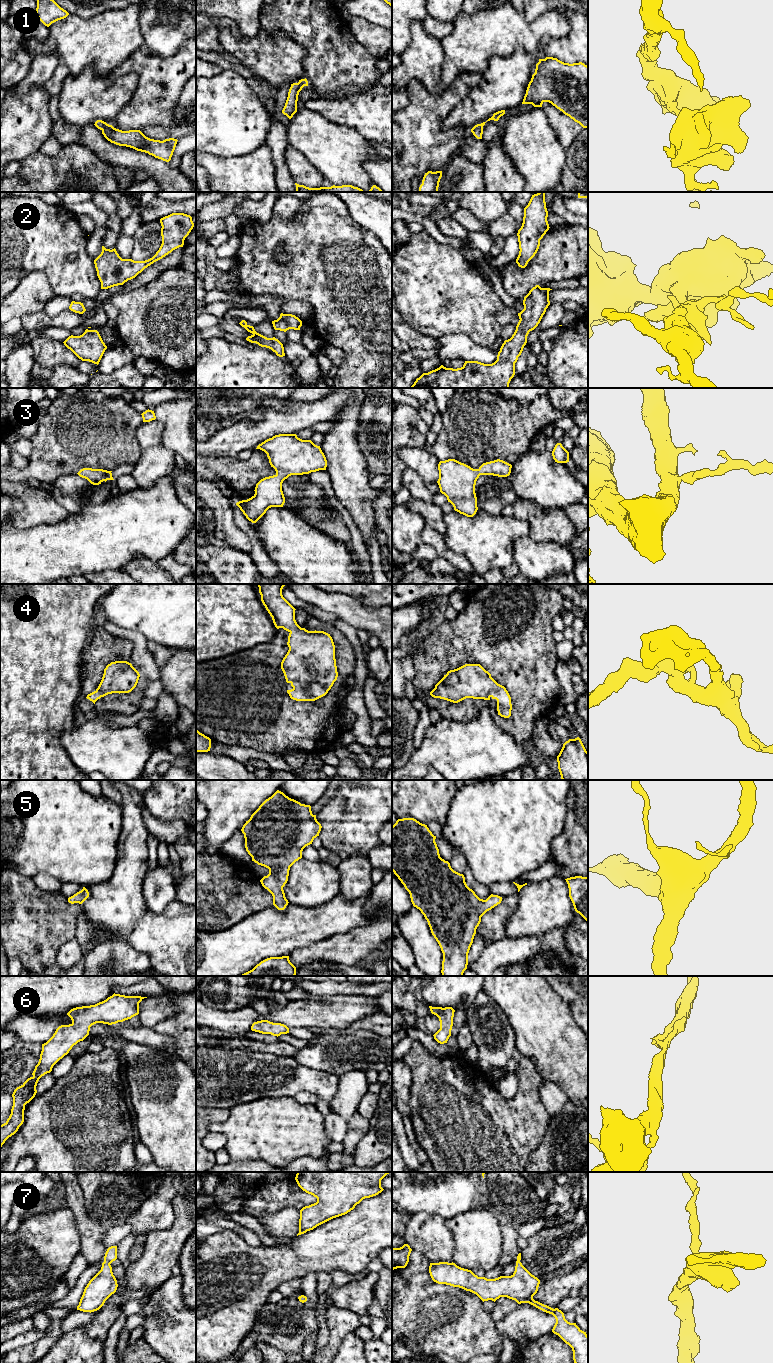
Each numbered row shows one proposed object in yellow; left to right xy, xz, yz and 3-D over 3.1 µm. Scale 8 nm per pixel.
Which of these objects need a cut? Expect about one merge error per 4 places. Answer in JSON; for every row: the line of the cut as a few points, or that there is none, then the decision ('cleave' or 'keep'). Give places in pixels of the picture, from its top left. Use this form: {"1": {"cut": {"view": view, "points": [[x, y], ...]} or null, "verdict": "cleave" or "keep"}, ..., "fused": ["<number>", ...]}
{"1": {"cut": null, "verdict": "keep"}, "2": {"cut": null, "verdict": "keep"}, "3": {"cut": null, "verdict": "keep"}, "4": {"cut": null, "verdict": "keep"}, "5": {"cut": null, "verdict": "keep"}, "6": {"cut": null, "verdict": "keep"}, "7": {"cut": null, "verdict": "keep"}, "fused": []}

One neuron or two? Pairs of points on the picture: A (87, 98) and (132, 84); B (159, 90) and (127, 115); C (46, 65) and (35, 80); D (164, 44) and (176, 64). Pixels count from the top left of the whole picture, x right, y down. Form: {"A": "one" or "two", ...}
{"A": "one", "B": "one", "C": "one", "D": "two"}

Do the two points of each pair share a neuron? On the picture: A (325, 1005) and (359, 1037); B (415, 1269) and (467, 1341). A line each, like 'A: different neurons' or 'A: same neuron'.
A: different neurons
B: same neuron

